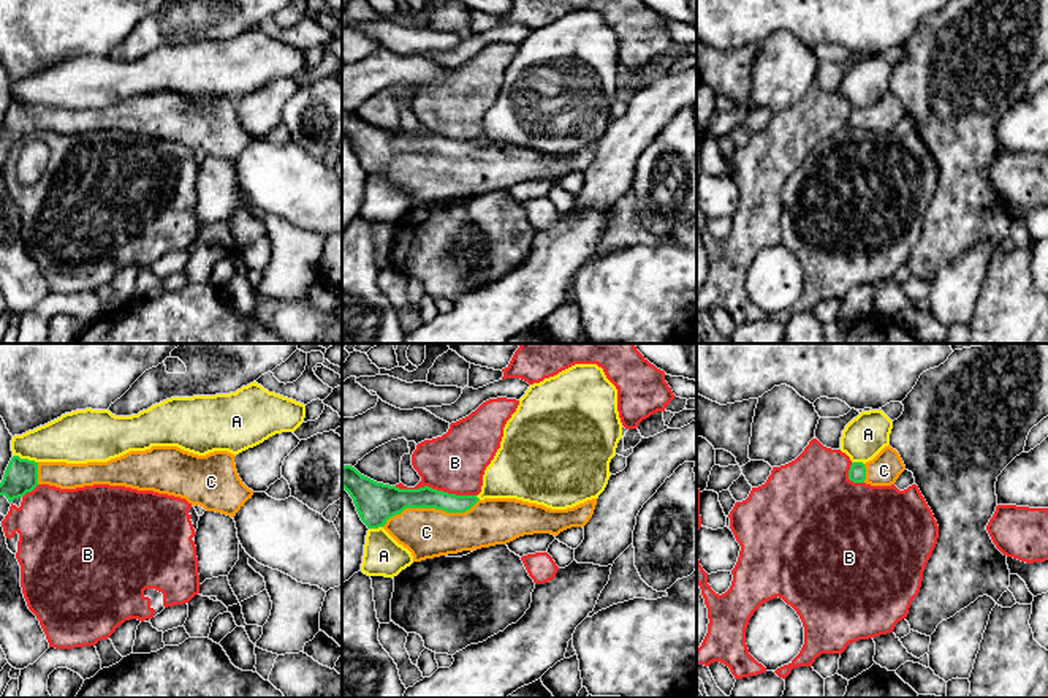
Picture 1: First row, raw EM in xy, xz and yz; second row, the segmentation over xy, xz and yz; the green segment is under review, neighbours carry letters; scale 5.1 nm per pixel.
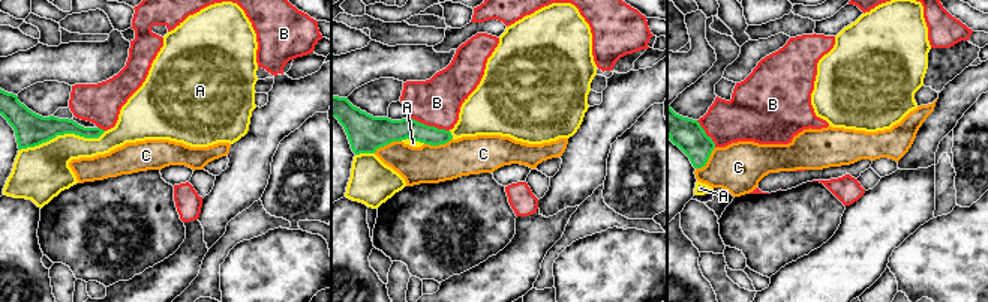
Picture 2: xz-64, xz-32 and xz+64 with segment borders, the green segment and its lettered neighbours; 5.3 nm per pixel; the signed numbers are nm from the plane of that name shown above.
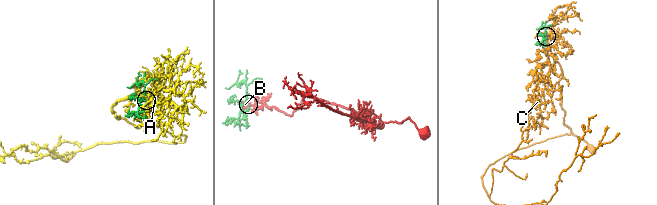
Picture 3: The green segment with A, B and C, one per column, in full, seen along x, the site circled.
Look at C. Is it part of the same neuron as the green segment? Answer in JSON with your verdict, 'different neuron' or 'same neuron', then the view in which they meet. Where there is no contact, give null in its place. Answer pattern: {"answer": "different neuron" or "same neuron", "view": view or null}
{"answer": "same neuron", "view": "xz"}

